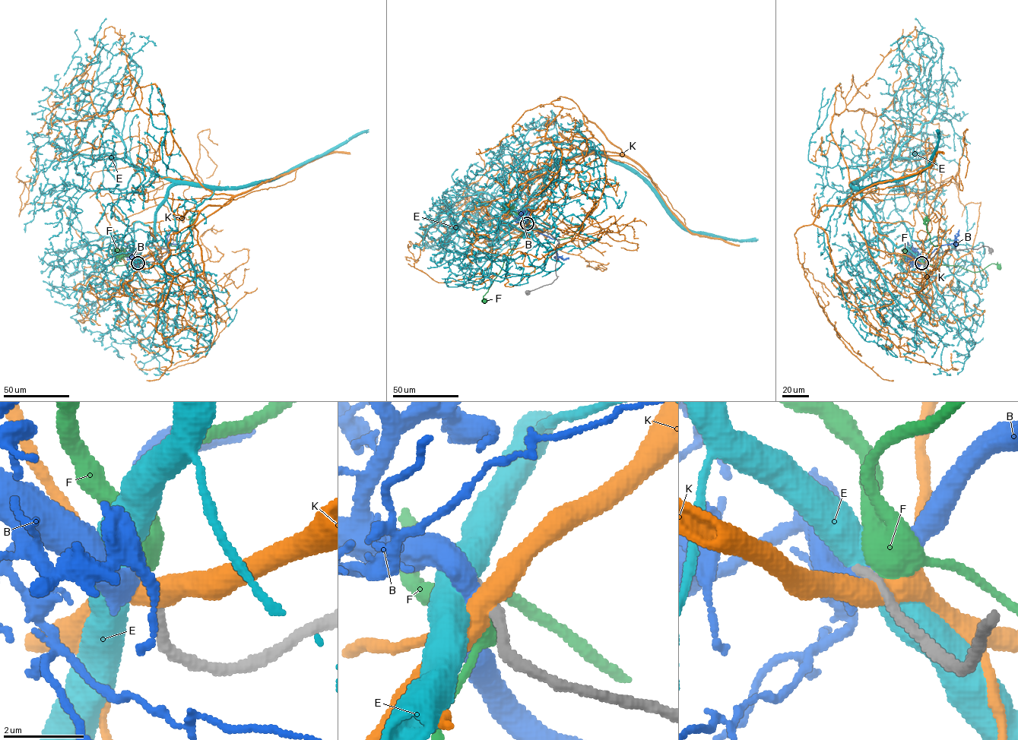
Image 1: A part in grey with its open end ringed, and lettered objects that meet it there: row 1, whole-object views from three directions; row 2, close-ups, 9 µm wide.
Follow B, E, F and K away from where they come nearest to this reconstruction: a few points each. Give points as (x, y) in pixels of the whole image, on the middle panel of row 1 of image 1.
B: (527, 223), (530, 229), (559, 242), (557, 260)
E: (527, 223), (544, 176), (562, 160), (522, 191), (493, 241), (461, 222), (470, 231), (462, 238), (466, 218)
F: (527, 223), (526, 230), (518, 238), (483, 296), (484, 301)
K: (527, 223), (581, 158), (632, 159), (684, 225), (601, 155), (537, 172), (528, 196), (551, 244), (607, 268)

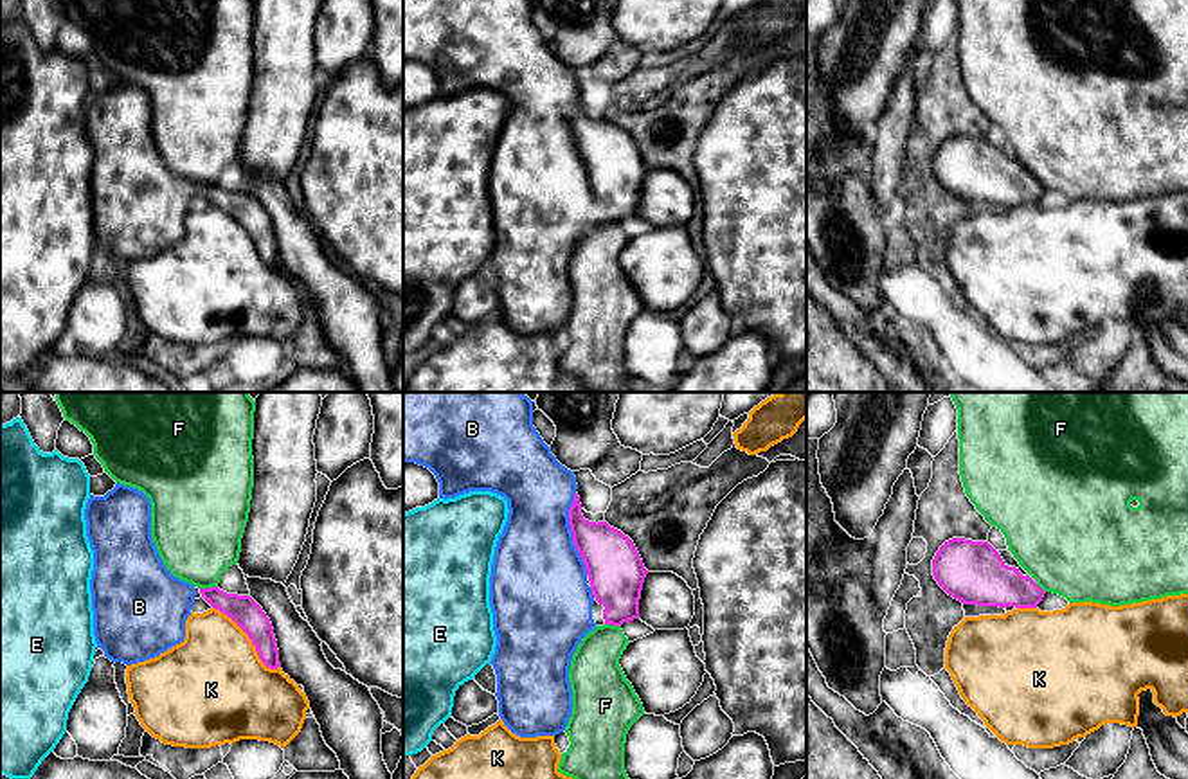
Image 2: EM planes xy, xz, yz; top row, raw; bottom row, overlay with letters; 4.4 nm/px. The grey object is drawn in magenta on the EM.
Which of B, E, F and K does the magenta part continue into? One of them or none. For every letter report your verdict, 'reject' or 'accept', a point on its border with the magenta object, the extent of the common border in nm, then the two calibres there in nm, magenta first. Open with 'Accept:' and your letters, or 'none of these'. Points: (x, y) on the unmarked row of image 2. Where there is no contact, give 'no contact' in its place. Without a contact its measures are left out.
Accept: B
B: accept; meets magenta in xz at (571, 128); contact 380 nm long; 260 nm thick on the magenta side, 420 nm on the other
E: reject; no contact
F: reject; meets magenta in xy at (207, 186); contact 80 nm long; 140 nm thick on the magenta side, 380 nm on the other
K: reject; meets magenta in xy at (251, 236); contact 400 nm long; 140 nm thick on the magenta side, 460 nm on the other

